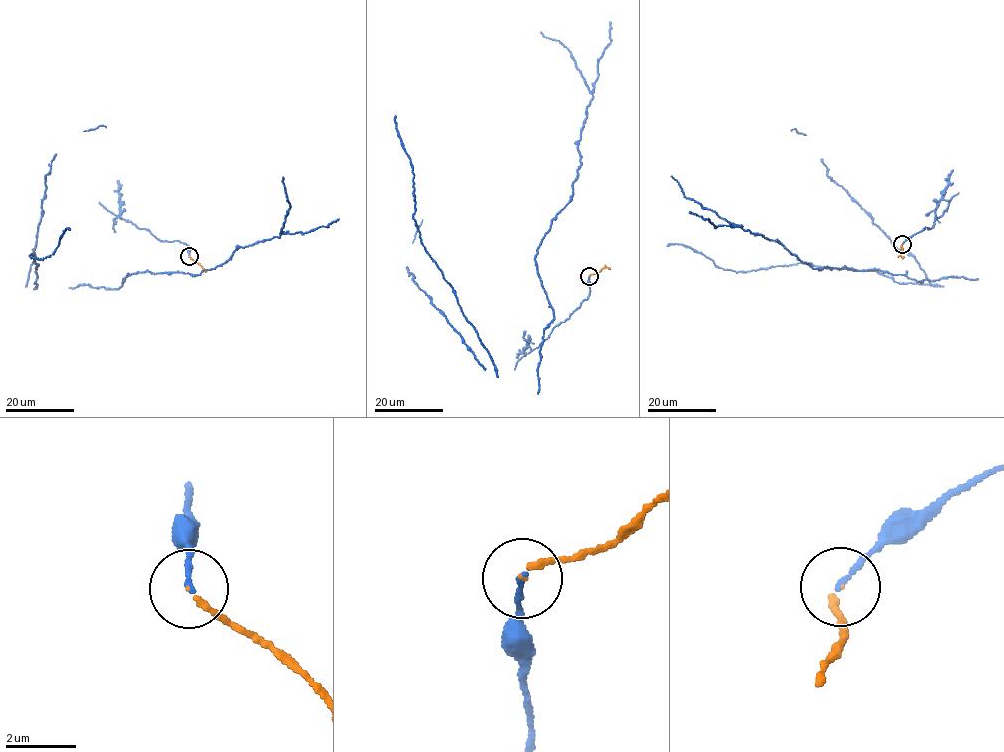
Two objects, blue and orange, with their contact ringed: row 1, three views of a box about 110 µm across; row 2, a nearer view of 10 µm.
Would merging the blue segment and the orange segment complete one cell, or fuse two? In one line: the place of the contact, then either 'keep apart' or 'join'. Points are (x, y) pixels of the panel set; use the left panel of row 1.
(189, 256) | join

